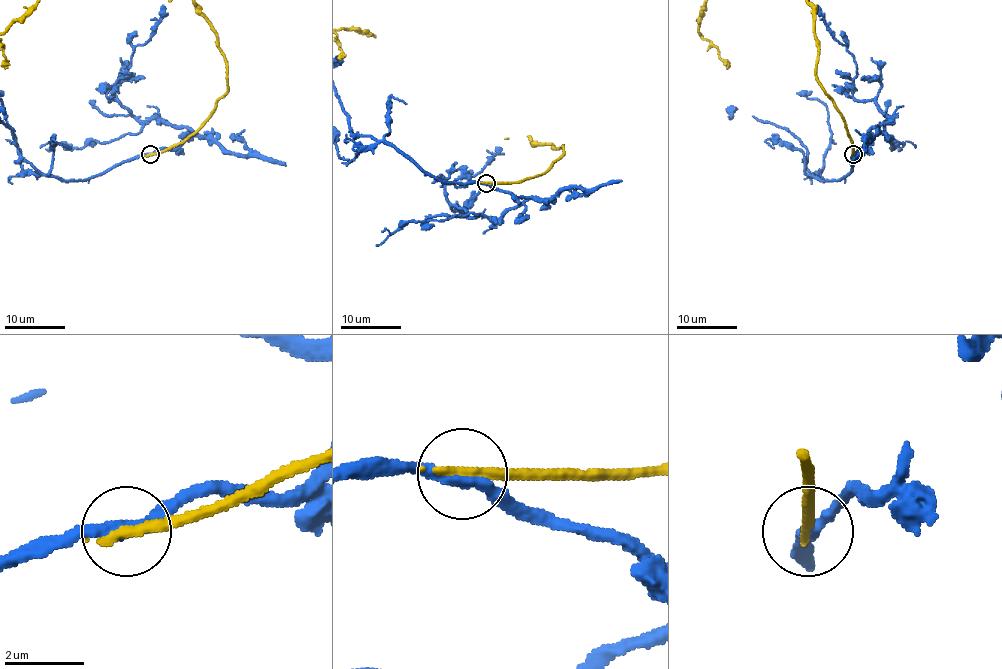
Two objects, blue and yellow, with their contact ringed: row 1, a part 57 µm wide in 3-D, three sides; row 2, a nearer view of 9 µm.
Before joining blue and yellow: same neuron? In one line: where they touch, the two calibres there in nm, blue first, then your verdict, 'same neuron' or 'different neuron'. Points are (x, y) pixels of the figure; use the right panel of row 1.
place (853, 154); calibres 320 and 320 nm; different neuron

